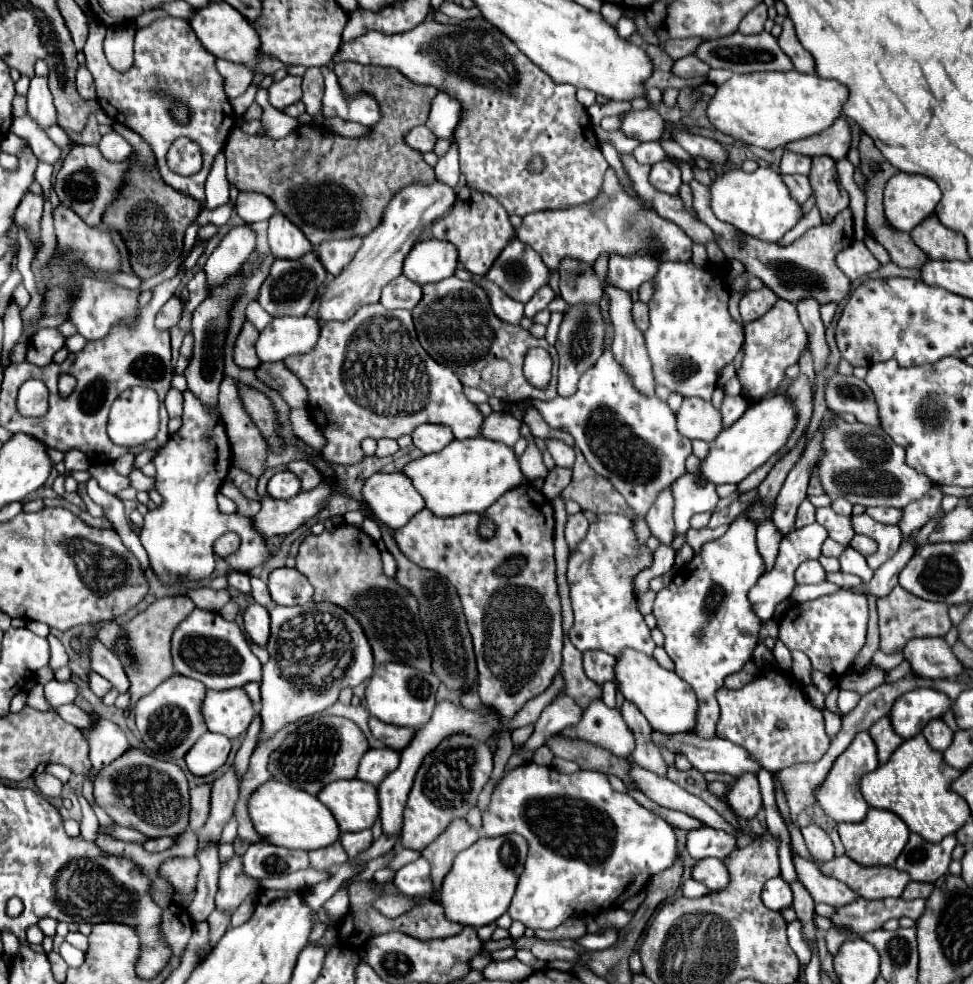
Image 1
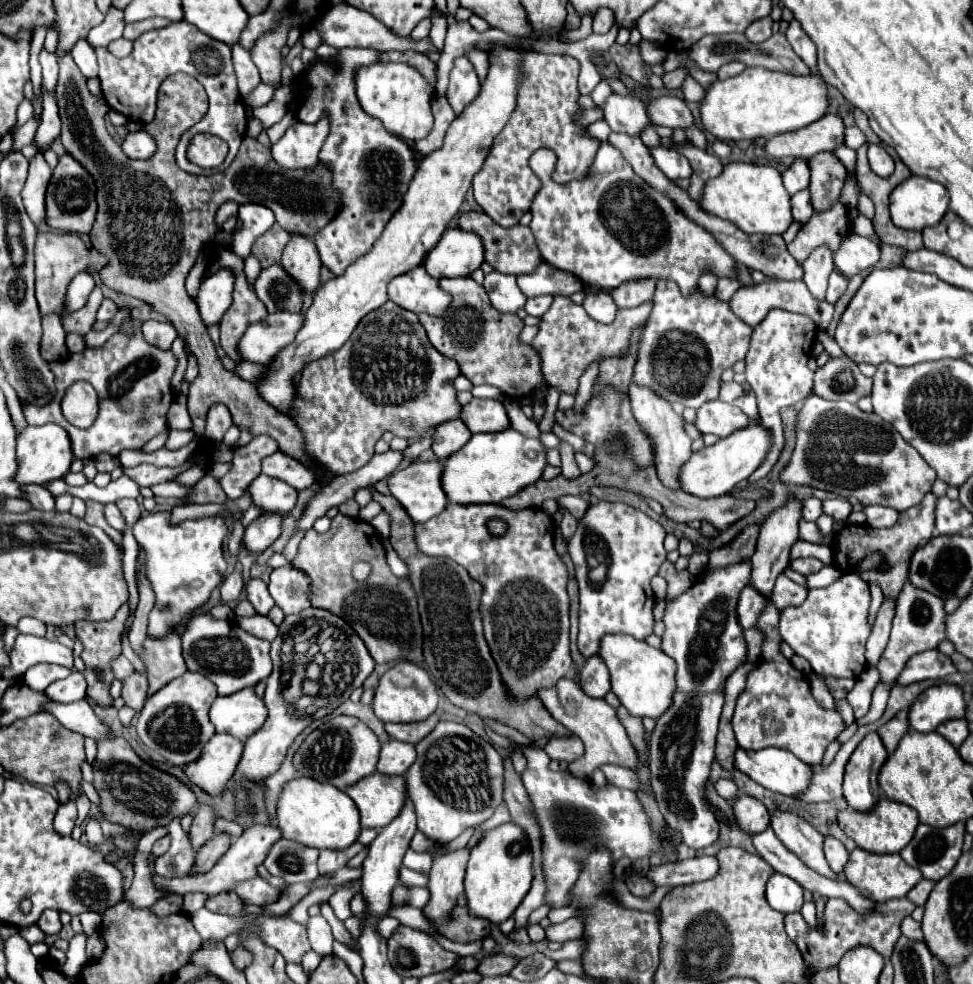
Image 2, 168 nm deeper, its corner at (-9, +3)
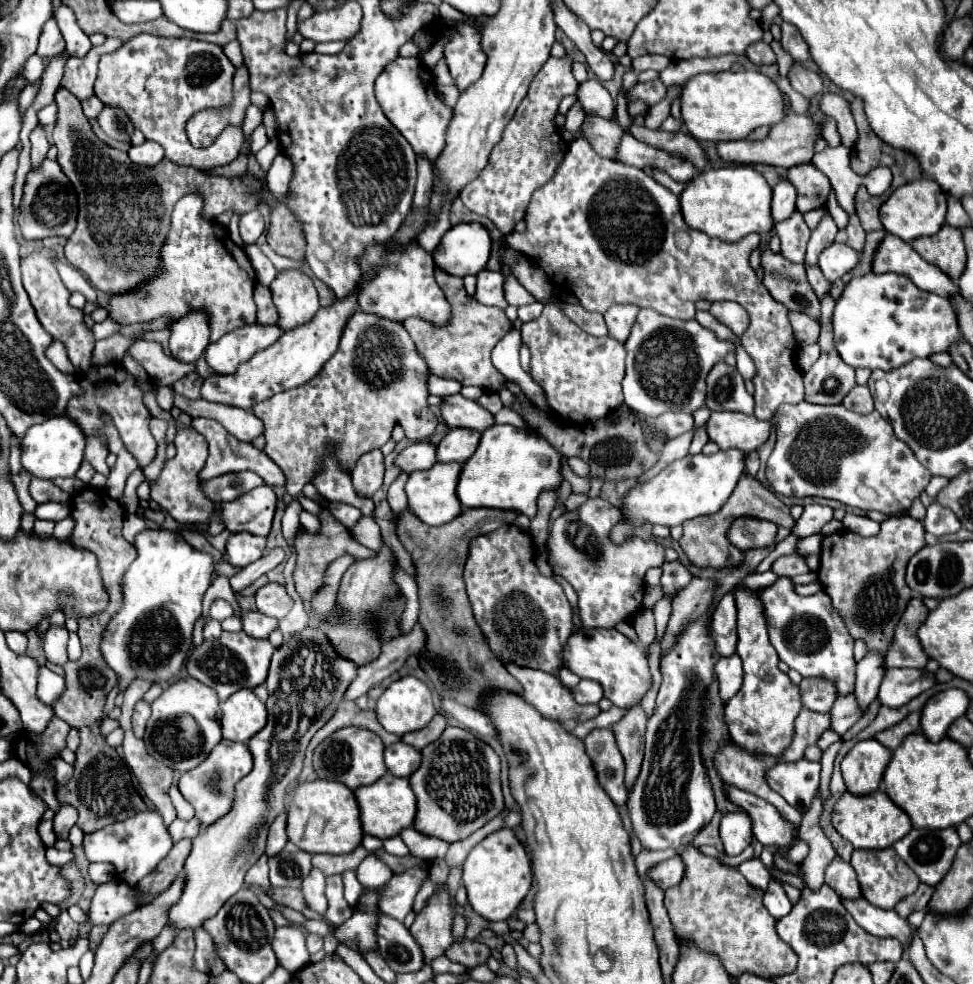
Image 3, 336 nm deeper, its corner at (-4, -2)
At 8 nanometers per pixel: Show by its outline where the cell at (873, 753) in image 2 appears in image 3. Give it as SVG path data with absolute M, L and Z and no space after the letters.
M877 740L857 742L841 762L847 790L853 794L871 794L879 790L891 752Z

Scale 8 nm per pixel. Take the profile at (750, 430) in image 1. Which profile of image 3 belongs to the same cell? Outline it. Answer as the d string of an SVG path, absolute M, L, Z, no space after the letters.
M727 450L717 452L713 456L697 454L697 456L685 456L681 460L675 460L667 464L657 476L643 484L635 484L625 496L621 504L623 520L631 526L645 526L649 524L661 524L661 526L681 526L687 520L693 520L697 516L715 514L731 496L741 472L743 472L743 452L739 450Z

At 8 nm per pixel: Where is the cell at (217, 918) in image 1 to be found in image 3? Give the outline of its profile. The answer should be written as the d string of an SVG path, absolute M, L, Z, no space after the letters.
M263 854L259 858L259 862L255 862L255 866L247 872L245 876L245 882L247 884L261 884L265 890L271 886L269 884L269 878L267 878L267 872L269 872L269 866L267 866L267 856Z

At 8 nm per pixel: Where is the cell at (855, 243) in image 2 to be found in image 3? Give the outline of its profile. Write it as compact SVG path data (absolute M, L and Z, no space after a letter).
M837 242L827 246L827 250L823 250L819 256L819 268L823 270L829 282L835 282L837 278L841 278L857 262L859 262L859 252L855 252L853 248L845 244L837 244Z

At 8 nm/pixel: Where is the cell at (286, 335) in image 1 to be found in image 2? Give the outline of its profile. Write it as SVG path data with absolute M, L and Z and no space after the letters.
M272 313L264 321L248 327L238 349L246 361L270 365L276 359L276 353L294 341L302 325L302 313Z

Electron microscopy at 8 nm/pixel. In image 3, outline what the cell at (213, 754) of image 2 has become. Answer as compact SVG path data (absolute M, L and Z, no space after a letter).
M221 740L197 768L181 774L179 790L185 796L185 800L195 808L195 818L201 822L201 826L217 822L231 810L235 800L235 782L239 782L247 772L251 772L251 768L253 756L247 744Z

